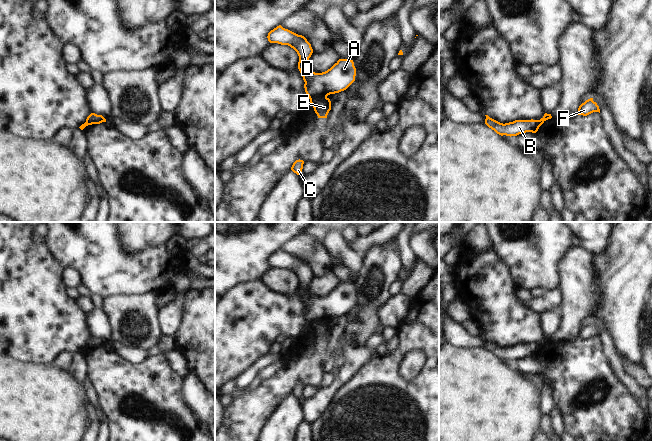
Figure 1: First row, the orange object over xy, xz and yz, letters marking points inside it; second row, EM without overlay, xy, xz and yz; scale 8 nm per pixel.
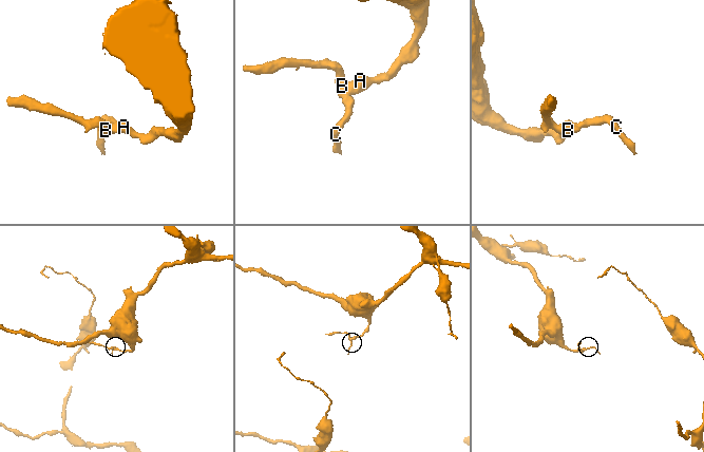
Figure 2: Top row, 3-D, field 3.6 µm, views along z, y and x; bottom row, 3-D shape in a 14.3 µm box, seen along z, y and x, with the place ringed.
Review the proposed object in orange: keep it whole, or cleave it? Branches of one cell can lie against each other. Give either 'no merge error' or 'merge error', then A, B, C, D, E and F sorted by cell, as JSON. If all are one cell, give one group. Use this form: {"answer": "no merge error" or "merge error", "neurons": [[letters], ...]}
{"answer": "merge error", "neurons": [["A", "B", "D"], ["C", "E", "F"]]}

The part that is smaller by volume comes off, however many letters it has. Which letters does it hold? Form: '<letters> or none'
C, E, F.

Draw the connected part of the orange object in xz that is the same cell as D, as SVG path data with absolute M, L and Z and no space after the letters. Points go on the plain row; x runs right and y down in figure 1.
M279 249L268 257L267 262L270 267L288 269L297 276L299 280L298 293L305 306L304 312L309 323L339 317L346 314L355 305L356 292L353 284L339 283L325 296L309 296L306 290L313 273L302 259Z

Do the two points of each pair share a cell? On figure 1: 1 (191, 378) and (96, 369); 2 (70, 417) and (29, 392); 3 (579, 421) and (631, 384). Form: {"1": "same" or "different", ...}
{"1": "different", "2": "same", "3": "different"}

